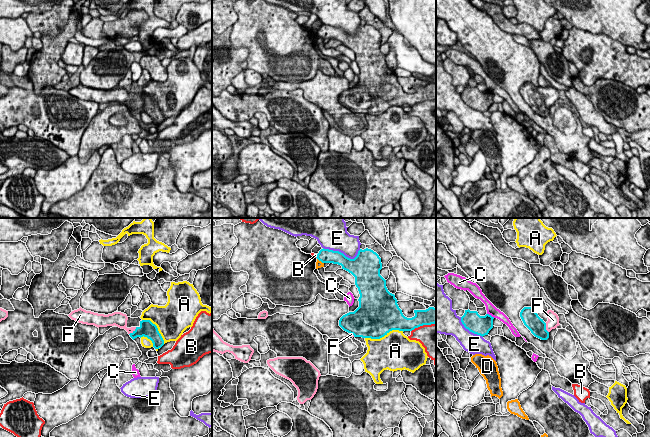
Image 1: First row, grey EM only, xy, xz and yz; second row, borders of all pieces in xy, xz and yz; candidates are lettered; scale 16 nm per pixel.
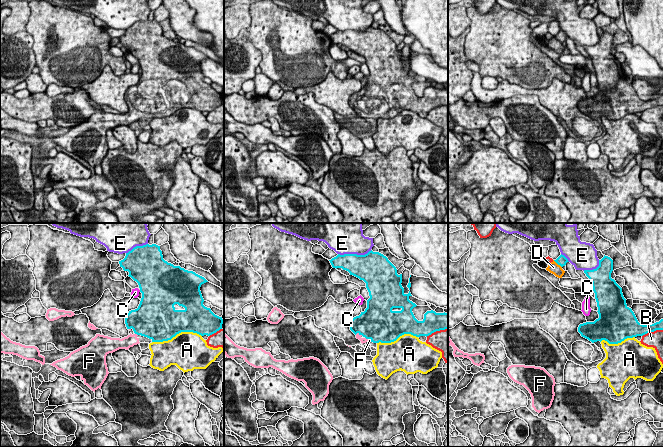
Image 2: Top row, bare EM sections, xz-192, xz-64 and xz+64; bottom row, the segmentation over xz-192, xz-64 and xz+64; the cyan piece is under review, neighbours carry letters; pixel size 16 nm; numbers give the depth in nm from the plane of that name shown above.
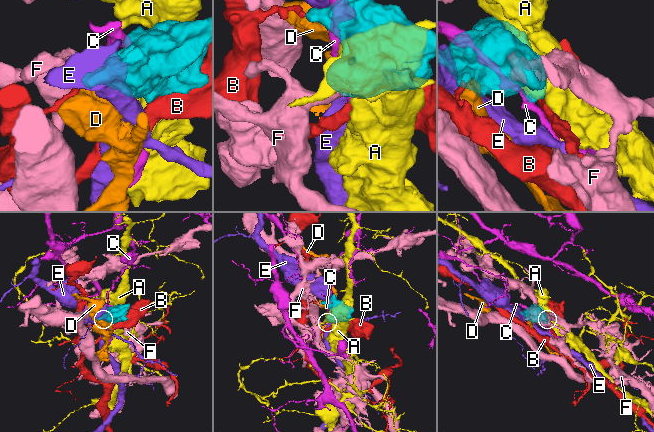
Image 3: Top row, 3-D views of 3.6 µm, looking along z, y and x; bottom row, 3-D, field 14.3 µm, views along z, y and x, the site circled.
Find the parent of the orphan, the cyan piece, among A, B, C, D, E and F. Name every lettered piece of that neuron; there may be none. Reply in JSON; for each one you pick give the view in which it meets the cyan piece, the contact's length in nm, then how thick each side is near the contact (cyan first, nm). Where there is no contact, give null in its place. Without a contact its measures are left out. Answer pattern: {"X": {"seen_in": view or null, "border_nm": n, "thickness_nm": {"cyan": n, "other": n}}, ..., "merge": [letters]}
{"F": {"seen_in": "xy", "border_nm": 170, "thickness_nm": {"cyan": 260, "other": 190}}, "merge": ["F"]}

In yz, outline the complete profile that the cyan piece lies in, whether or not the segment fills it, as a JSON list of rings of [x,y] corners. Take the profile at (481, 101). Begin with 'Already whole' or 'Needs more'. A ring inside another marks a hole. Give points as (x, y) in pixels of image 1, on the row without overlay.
Already whole. [[[465,86],[464,91],[461,93],[461,98],[466,105],[470,108],[485,112],[493,104],[493,95],[489,90],[480,92],[477,87]]]

